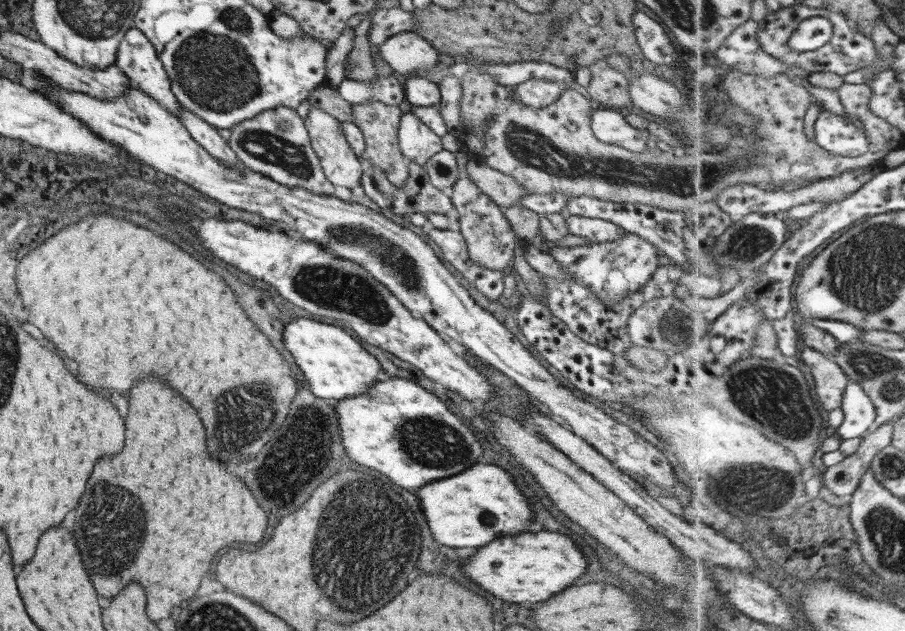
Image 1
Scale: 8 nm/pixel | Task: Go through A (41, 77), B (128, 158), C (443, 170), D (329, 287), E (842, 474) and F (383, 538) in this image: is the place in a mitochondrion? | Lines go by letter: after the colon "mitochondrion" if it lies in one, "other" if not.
A: other
B: other
C: other
D: mitochondrion
E: other
F: mitochondrion

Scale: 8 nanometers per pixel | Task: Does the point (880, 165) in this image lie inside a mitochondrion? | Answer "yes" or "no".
no

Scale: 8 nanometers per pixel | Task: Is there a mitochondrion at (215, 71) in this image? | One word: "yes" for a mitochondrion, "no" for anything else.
yes

